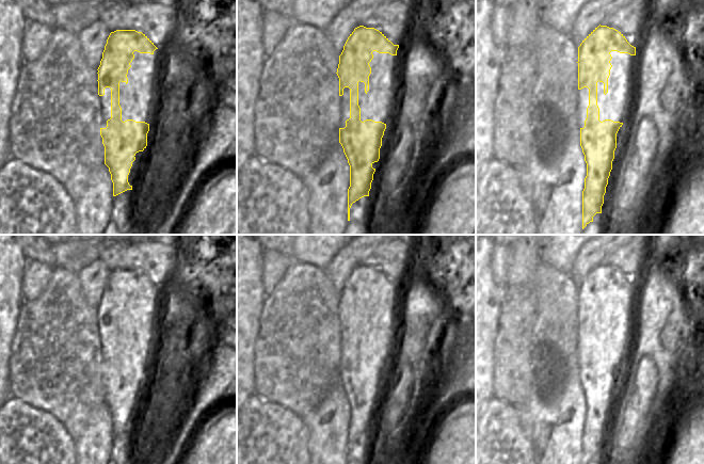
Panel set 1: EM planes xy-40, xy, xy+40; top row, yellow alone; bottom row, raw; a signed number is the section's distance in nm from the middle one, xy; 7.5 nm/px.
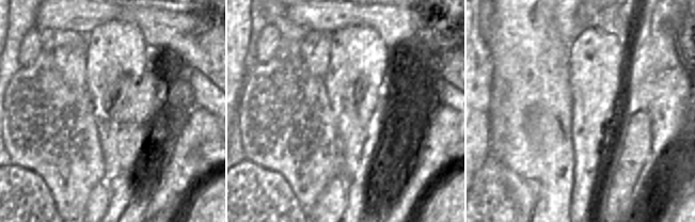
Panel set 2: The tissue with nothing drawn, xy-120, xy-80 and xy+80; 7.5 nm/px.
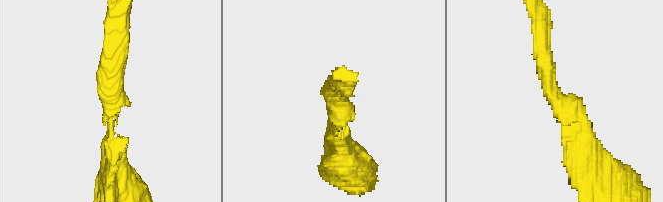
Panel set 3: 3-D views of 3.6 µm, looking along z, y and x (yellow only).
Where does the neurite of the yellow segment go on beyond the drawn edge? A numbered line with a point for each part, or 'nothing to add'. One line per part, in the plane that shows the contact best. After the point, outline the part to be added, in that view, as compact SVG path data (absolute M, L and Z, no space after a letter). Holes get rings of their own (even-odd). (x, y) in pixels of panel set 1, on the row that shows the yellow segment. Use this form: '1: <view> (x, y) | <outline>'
nothing to add

